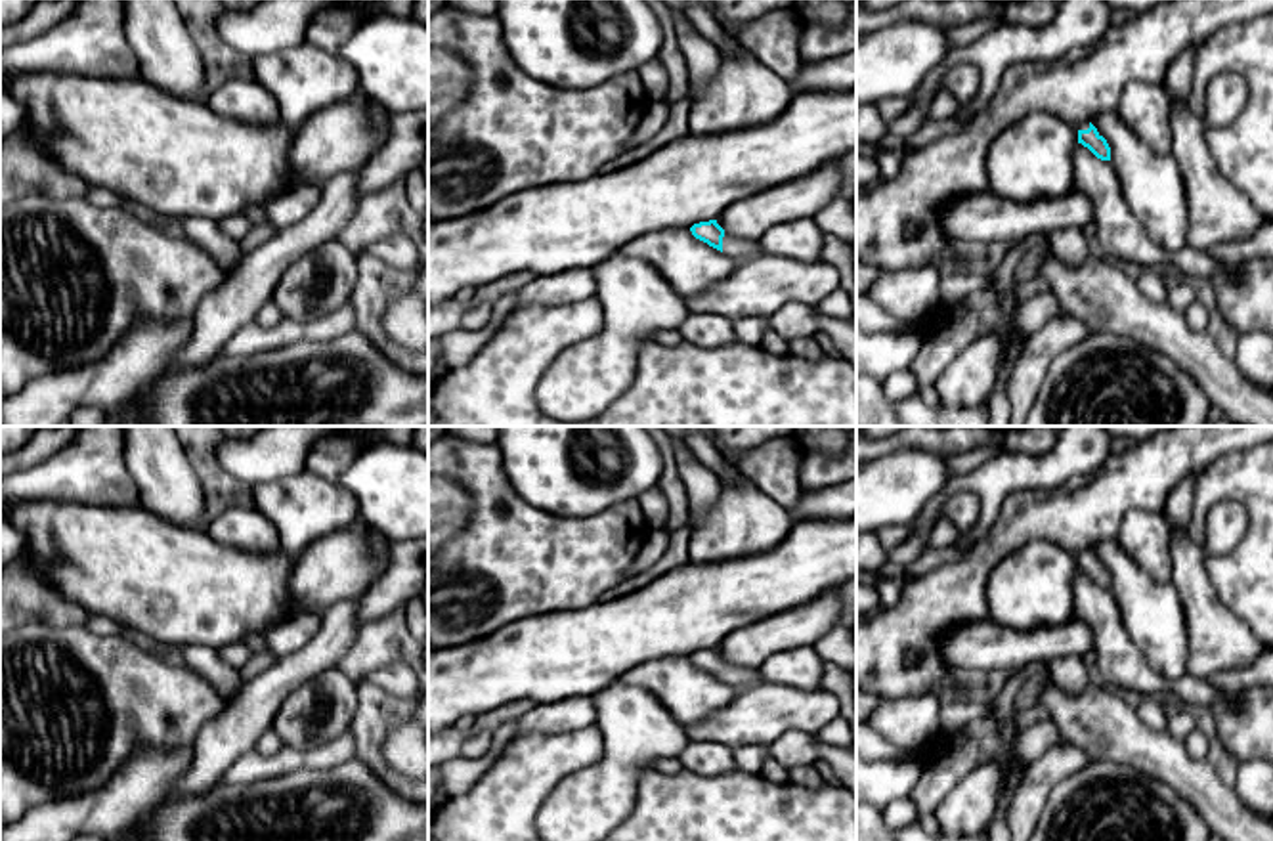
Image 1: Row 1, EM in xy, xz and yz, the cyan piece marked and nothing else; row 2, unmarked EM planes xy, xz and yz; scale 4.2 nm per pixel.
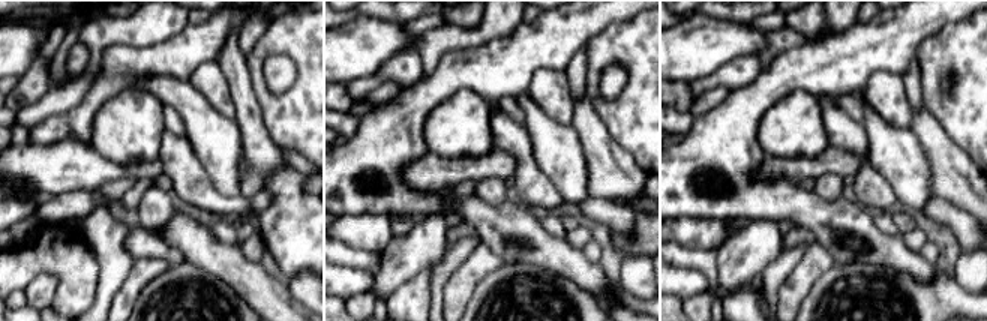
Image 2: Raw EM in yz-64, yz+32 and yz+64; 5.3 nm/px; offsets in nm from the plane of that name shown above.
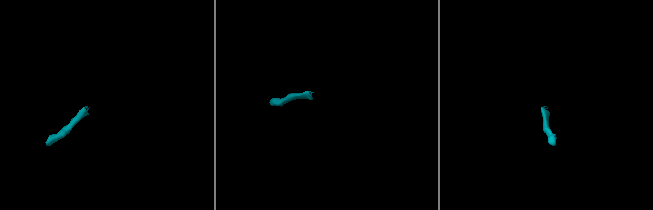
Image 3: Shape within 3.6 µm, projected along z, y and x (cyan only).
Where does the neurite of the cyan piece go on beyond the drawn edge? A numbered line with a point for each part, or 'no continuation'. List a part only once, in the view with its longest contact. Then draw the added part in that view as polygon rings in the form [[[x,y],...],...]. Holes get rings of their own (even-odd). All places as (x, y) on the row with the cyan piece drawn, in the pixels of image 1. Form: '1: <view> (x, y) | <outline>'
1: xz (738, 249) | [[[724,233],[723,252],[734,258],[736,262],[749,260],[761,254],[761,247],[755,241],[744,241],[734,235]]]

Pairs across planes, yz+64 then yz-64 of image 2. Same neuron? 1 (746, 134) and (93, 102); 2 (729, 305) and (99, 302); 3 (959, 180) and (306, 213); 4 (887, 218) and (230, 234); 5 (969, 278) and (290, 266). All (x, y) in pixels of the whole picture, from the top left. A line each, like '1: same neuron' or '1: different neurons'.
1: same neuron
2: different neurons
3: different neurons
4: same neuron
5: different neurons

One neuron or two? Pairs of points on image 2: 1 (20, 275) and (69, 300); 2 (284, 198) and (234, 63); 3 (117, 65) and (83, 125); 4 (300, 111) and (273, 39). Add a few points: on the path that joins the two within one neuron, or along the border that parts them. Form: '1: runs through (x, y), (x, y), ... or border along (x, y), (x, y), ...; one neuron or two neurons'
1: runs through (36, 266), (54, 266), (69, 284); one neuron
2: border along (288, 165), (276, 170), (261, 189); two neurons
3: runs through (113, 80), (86, 110); one neuron
4: runs through (305, 92), (305, 63), (293, 51); one neuron

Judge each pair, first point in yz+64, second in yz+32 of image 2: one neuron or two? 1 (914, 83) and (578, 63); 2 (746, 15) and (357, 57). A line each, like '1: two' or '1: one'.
1: one
2: two

